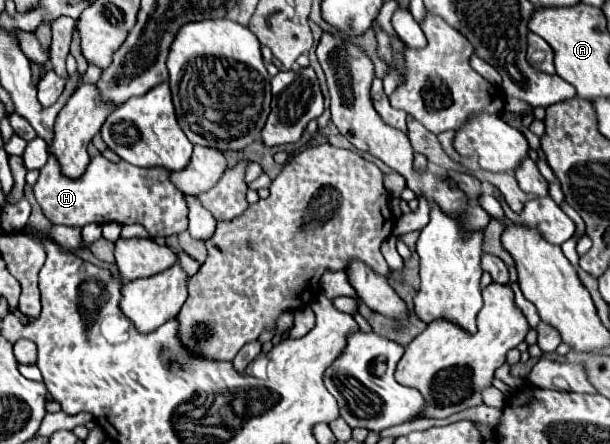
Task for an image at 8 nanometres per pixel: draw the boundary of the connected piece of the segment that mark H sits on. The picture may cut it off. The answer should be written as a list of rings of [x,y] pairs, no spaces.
[[[49,154],[47,164],[41,168],[41,176],[33,186],[35,198],[43,208],[45,216],[53,224],[65,226],[85,226],[89,222],[117,222],[117,224],[141,224],[155,236],[171,236],[187,230],[187,200],[181,190],[177,190],[169,180],[169,170],[165,168],[137,168],[129,162],[109,162],[103,156],[91,158],[85,174],[81,178],[67,178],[61,174],[61,166]]]

